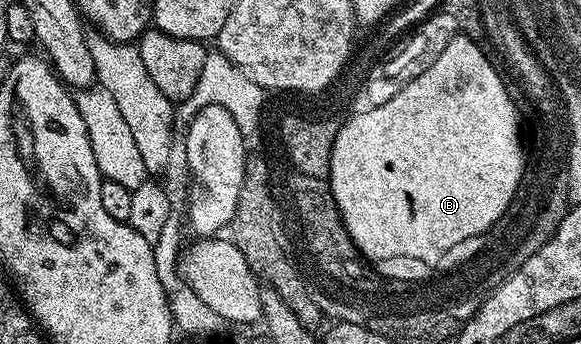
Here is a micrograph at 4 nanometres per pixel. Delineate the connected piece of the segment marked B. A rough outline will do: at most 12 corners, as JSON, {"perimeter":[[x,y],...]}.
{"perimeter":[[465,32],[331,148],[370,263],[501,214],[522,116]]}

